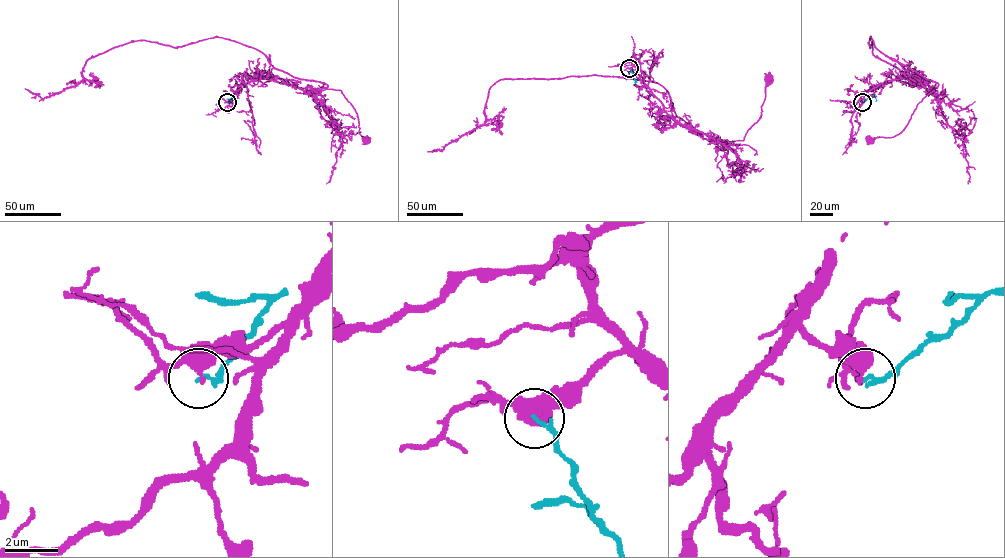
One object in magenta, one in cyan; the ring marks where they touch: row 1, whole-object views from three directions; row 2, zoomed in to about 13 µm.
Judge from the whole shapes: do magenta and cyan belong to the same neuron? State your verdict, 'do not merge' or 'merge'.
do not merge

